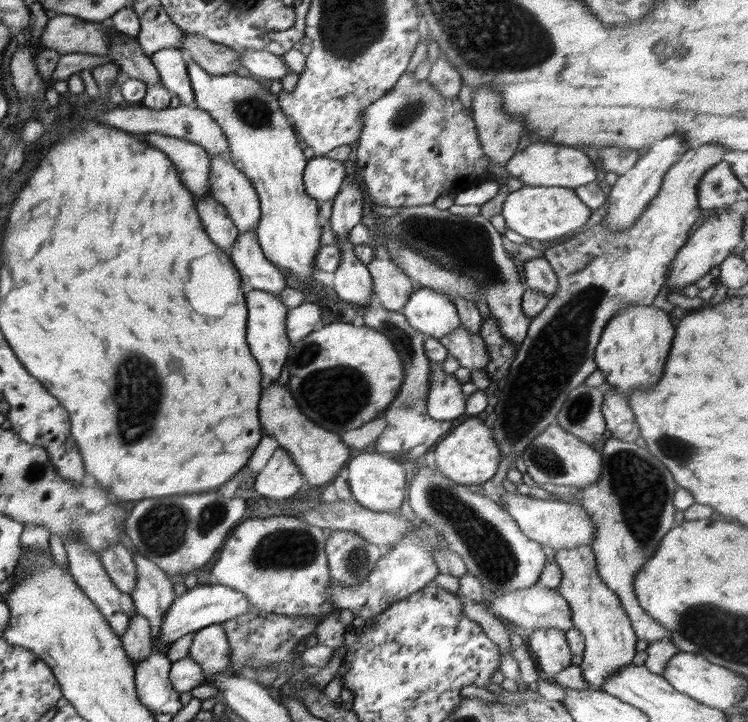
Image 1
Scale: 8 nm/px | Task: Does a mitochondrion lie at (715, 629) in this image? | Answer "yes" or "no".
yes

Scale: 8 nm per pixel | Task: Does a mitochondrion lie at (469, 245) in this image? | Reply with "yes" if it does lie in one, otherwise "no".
yes

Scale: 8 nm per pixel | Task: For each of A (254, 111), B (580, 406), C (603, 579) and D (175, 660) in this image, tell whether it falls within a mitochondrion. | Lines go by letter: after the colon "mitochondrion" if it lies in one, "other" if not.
A: mitochondrion
B: mitochondrion
C: other
D: other

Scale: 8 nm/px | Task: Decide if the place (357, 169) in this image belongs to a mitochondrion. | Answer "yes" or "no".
no

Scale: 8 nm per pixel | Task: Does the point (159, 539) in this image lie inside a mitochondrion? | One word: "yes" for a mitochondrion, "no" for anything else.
yes

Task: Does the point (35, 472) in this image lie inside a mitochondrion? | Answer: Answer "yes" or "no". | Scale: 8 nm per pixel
yes

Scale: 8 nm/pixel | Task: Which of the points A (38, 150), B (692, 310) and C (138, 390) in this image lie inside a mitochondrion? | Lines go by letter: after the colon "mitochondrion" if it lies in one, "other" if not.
A: other
B: other
C: mitochondrion

